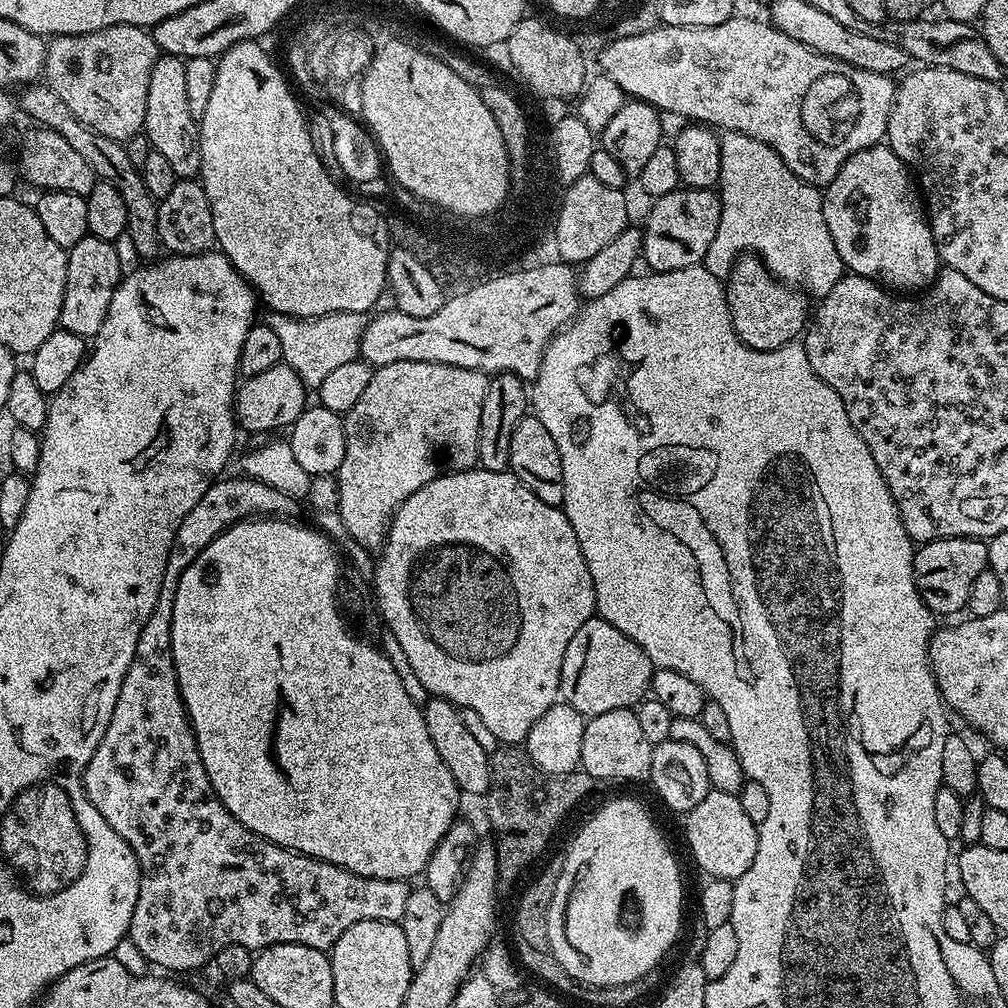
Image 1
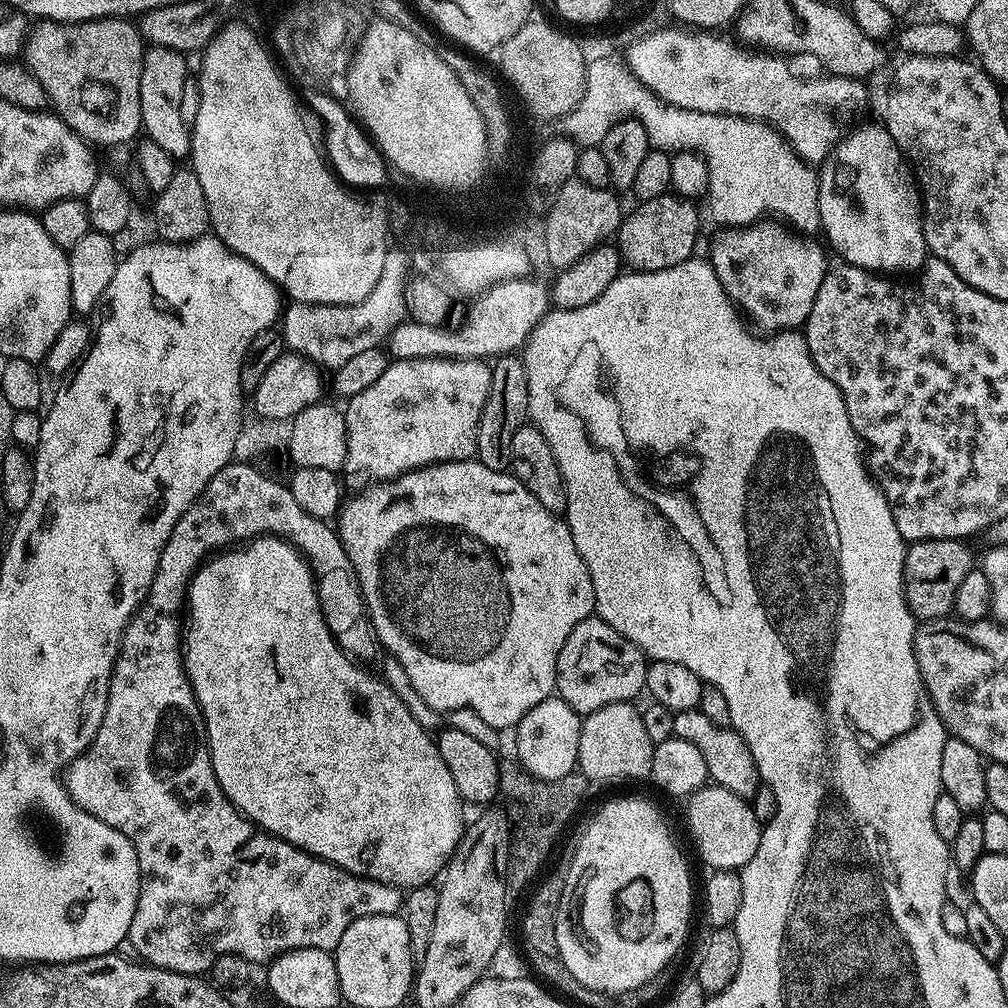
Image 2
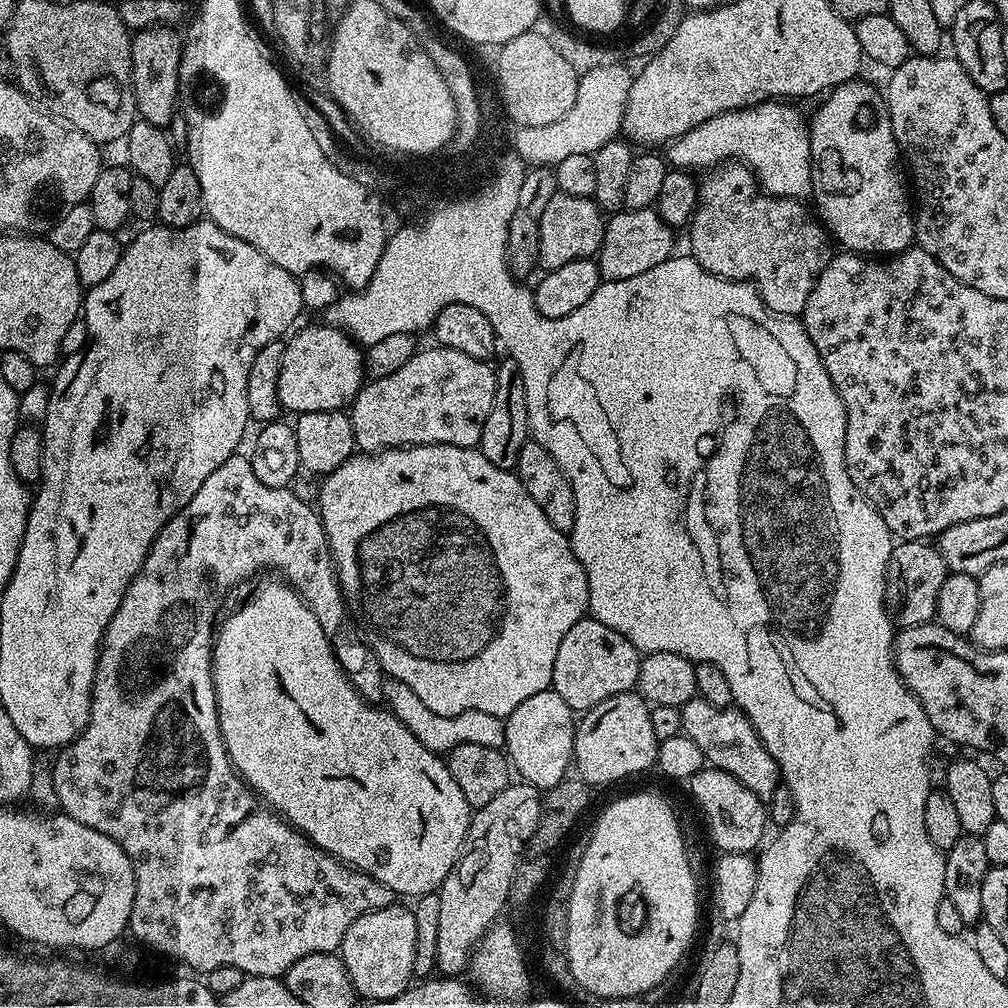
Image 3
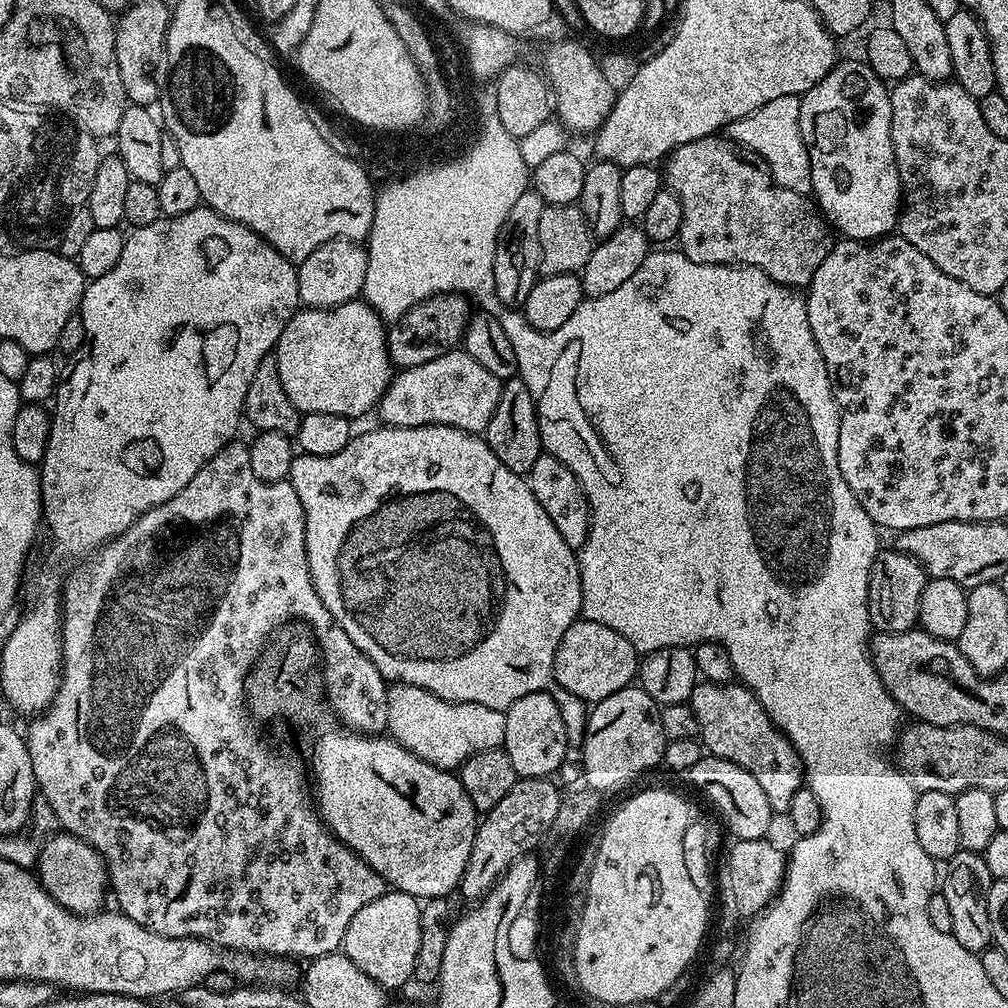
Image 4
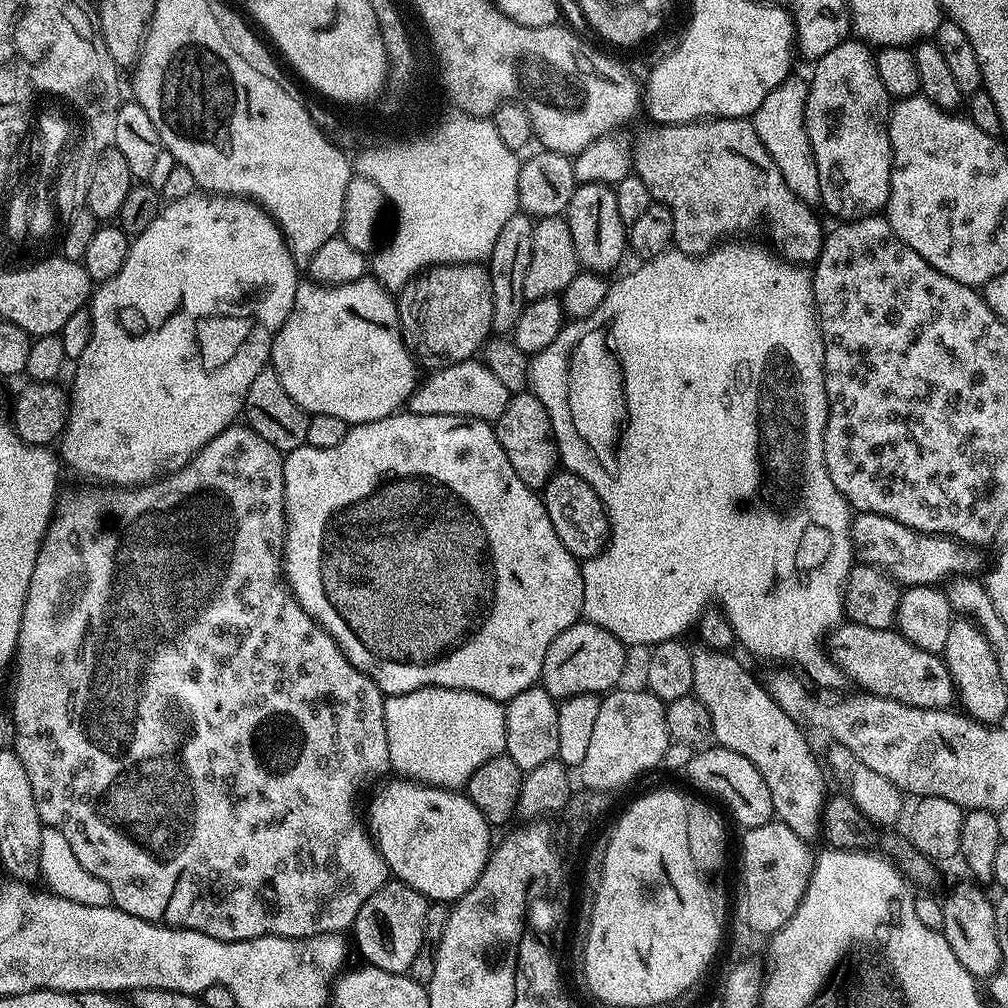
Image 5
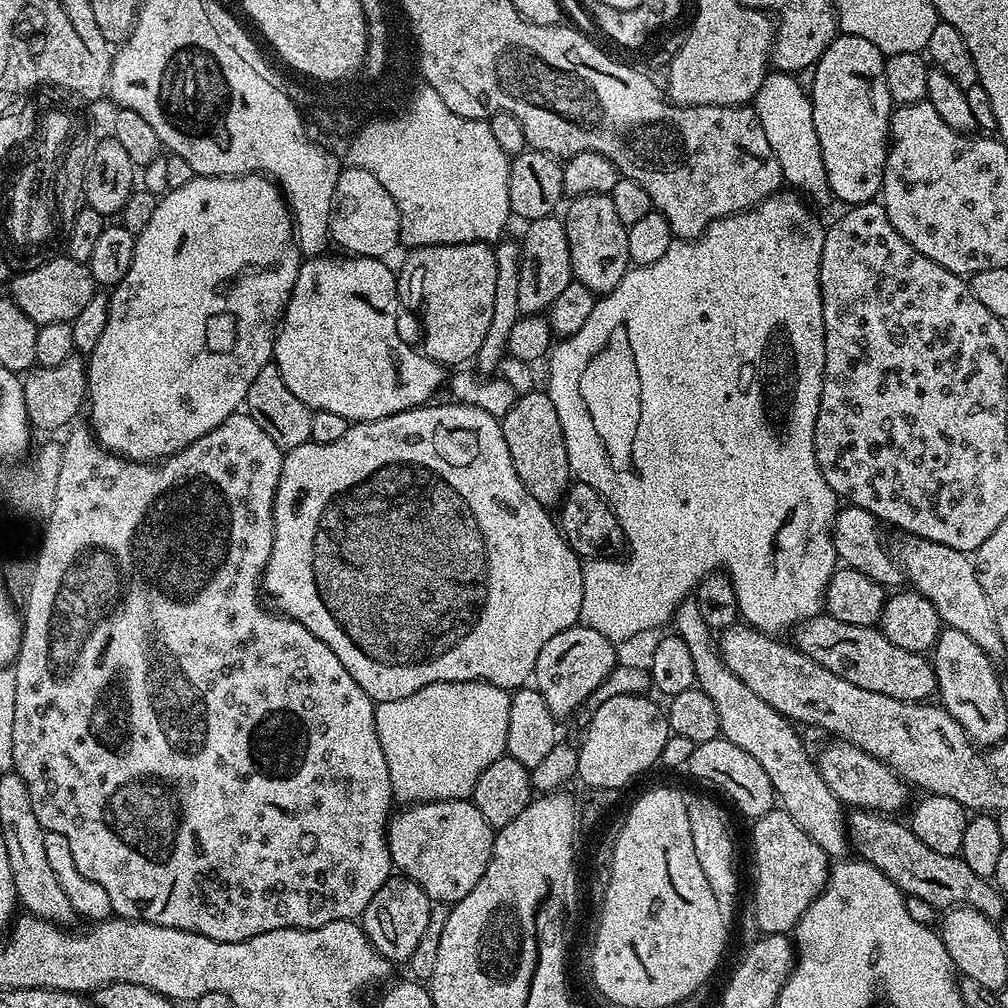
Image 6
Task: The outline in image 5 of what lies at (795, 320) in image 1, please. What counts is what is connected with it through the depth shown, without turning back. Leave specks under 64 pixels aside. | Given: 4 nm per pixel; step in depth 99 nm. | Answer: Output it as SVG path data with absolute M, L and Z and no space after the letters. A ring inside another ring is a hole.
M738 116L734 118L705 118L695 124L660 126L655 131L656 133L649 138L648 144L642 145L638 150L635 149L634 172L635 175L642 178L642 182L646 182L653 201L666 205L674 214L674 238L672 242L675 251L684 252L687 256L704 256L707 252L712 251L713 248L723 245L729 238L747 237L744 236L747 232L756 232L764 224L764 232L768 235L769 240L767 243L771 245L775 255L779 256L780 259L788 261L793 266L808 266L820 257L820 248L824 244L826 235L825 229L820 229L820 220L812 213L815 211L810 205L798 199L794 194L794 190L790 190L790 186L786 186L786 178L782 178L782 170L778 170L778 166L774 166L774 158L770 158L766 146L762 146L762 138L758 138L756 128L752 125L751 119Z

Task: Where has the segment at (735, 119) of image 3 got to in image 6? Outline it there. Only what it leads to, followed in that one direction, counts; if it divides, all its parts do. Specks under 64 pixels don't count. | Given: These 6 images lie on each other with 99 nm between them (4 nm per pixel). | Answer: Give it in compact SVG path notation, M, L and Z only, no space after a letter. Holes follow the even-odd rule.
M769 71L764 77L762 86L756 91L754 107L758 114L758 122L762 122L766 142L770 142L774 158L778 158L778 166L784 175L783 183L801 197L811 201L817 209L828 208L834 204L834 197L826 178L826 166L822 166L822 150L818 146L818 134L814 130L812 98L805 85L803 88L796 80L799 79L793 73Z

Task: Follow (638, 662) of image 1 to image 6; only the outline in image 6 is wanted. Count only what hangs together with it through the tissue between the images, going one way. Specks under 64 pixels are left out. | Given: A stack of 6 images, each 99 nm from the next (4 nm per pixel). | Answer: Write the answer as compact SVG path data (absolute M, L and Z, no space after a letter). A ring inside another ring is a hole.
M573 626L554 634L554 638L542 646L542 654L538 654L536 663L534 686L542 694L550 714L557 721L564 722L575 708L587 703L590 694L598 690L617 665L616 644L613 641L593 628Z

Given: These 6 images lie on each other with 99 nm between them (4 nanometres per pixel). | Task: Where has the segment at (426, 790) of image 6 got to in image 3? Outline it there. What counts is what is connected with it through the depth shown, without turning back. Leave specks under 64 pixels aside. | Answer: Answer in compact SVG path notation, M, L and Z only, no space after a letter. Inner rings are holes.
M391 678L384 681L384 699L389 712L393 712L397 718L422 742L422 746L429 748L431 752L437 754L447 754L452 748L462 746L463 743L474 743L479 746L492 747L496 749L504 748L504 720L494 714L485 714L483 710L466 710L457 716L443 716L434 714L410 686L406 686L401 680Z

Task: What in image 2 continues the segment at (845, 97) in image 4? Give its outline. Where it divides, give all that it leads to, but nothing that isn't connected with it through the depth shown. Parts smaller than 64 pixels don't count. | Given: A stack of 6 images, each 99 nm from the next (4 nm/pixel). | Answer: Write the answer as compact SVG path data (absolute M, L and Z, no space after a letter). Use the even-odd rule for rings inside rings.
M876 122L876 124L864 124L861 128L853 127L851 131L845 135L844 139L837 144L835 150L830 153L824 160L824 163L819 165L818 175L820 178L820 228L824 232L823 239L841 257L839 258L843 263L853 264L859 268L865 268L868 272L877 274L896 274L892 272L912 272L916 274L923 269L924 261L929 259L930 253L926 246L926 238L924 237L924 213L922 211L922 197L920 189L914 183L914 176L911 171L905 170L900 172L900 164L902 165L902 153L899 146L894 142L894 138L890 138L888 129L884 127L883 123Z

